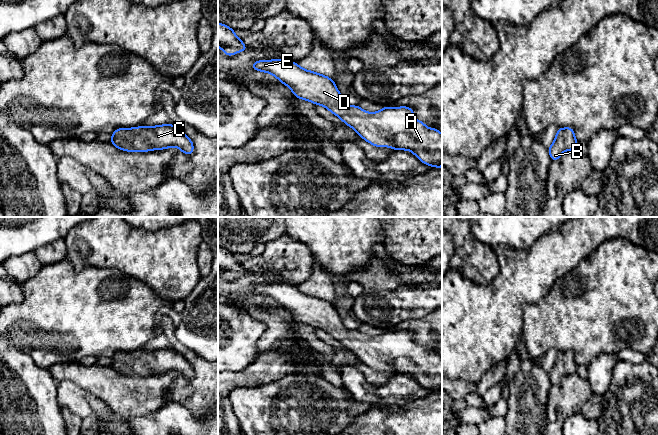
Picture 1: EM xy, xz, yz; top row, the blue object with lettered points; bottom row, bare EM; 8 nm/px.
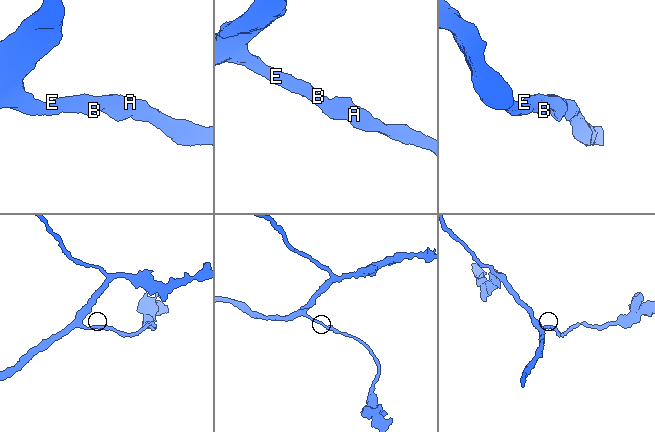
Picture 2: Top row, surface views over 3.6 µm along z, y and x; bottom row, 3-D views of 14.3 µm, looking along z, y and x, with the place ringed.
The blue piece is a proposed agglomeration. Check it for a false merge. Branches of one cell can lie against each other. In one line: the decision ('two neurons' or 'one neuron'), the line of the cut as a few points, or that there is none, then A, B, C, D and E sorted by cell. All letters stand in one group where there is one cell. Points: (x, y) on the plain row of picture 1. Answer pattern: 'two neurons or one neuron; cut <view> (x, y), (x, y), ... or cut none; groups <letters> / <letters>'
one neuron; cut none; groups A B C D E

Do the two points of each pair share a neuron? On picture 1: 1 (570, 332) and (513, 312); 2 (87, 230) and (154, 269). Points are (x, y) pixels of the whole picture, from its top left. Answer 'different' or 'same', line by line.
1: different
2: same

